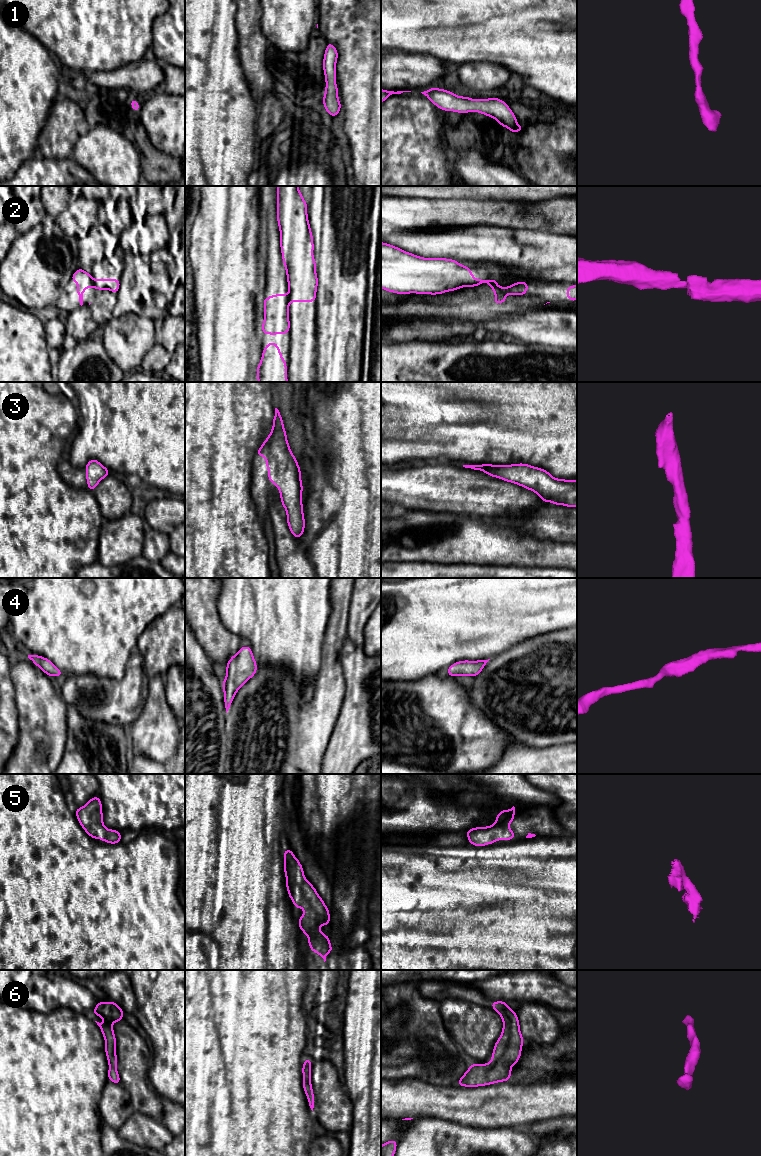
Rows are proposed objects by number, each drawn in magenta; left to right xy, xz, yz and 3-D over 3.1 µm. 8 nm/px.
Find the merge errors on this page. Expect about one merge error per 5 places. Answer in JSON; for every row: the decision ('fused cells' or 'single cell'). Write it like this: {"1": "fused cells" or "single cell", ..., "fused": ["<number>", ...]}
{"1": "single cell", "2": "fused cells", "3": "single cell", "4": "single cell", "5": "single cell", "6": "single cell", "fused": ["2"]}

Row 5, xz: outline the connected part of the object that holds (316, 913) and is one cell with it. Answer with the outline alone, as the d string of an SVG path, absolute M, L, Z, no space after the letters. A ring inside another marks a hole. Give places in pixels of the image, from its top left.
M285 849L283 858L288 895L296 909L304 908L298 925L308 936L310 950L319 954L325 962L327 953L334 949L330 945L330 937L321 932L319 926L330 924L329 909L315 887L305 879L303 867L291 849Z

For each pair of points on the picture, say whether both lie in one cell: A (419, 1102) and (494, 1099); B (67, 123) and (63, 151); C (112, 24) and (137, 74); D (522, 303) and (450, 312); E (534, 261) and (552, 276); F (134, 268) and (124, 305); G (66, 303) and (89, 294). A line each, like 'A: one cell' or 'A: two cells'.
A: one cell
B: one cell
C: two cells
D: one cell
E: two cells
F: one cell
G: one cell

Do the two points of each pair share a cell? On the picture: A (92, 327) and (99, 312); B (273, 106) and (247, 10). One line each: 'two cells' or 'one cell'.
A: two cells
B: one cell

